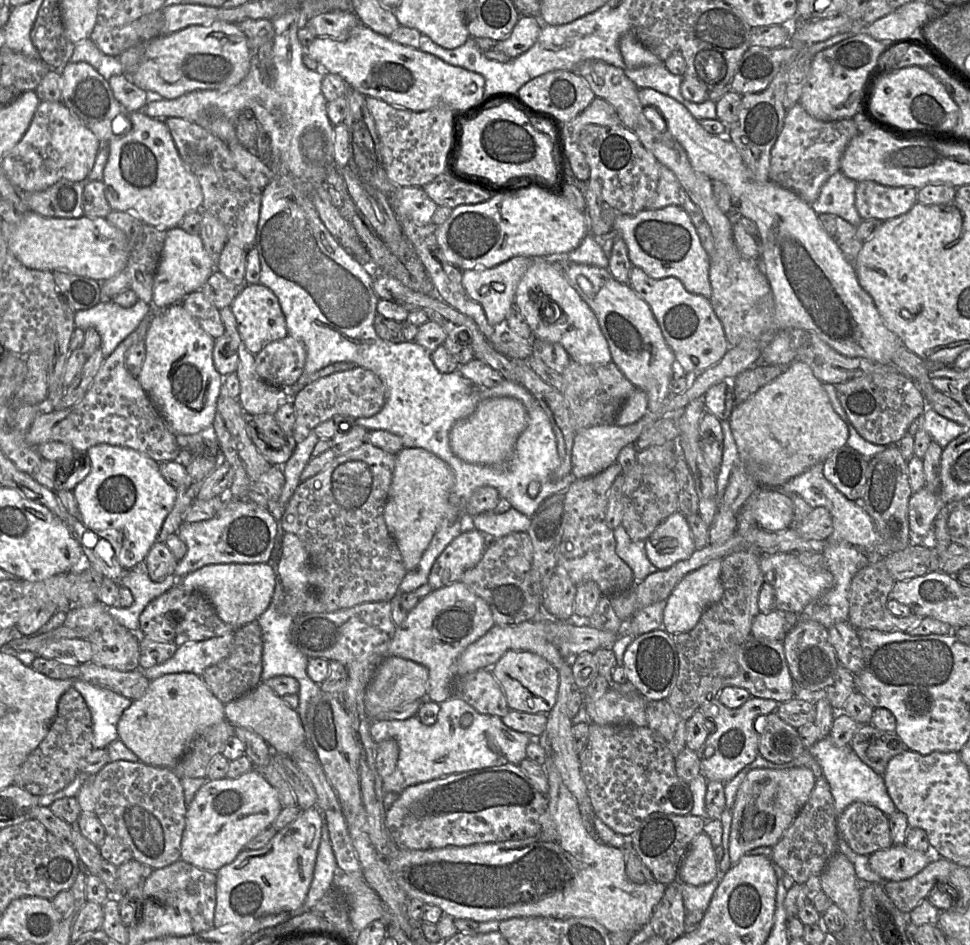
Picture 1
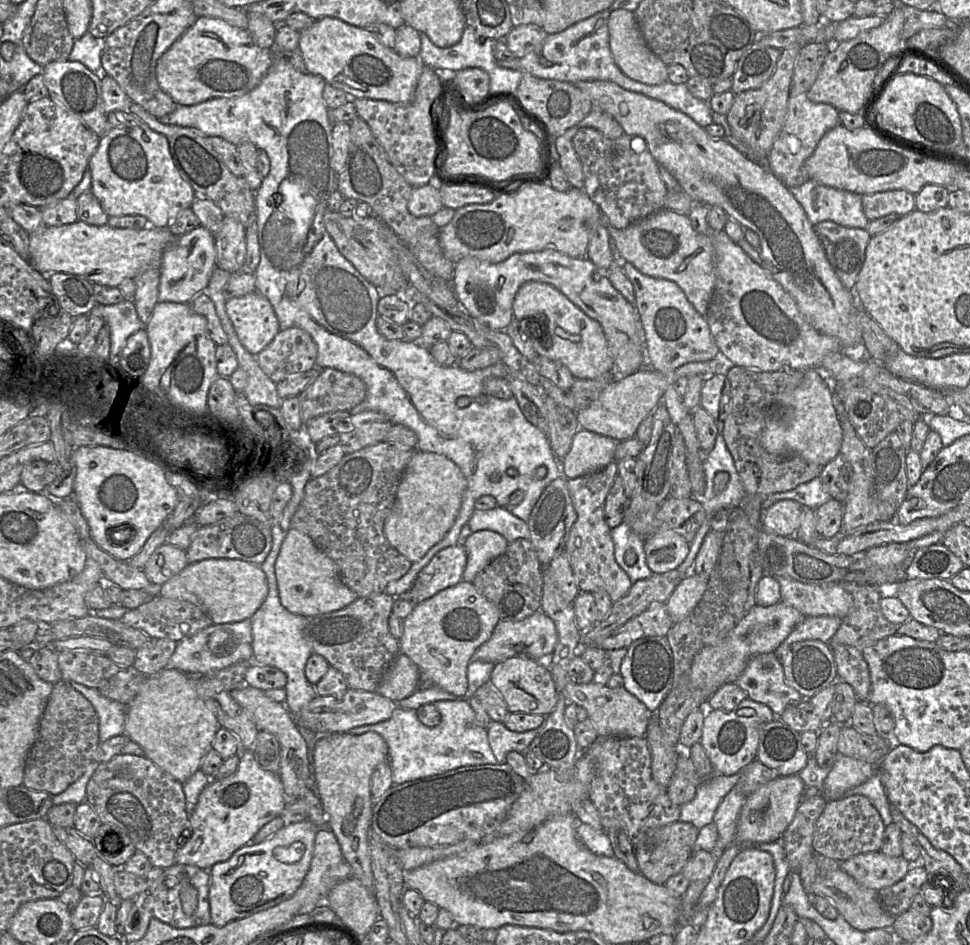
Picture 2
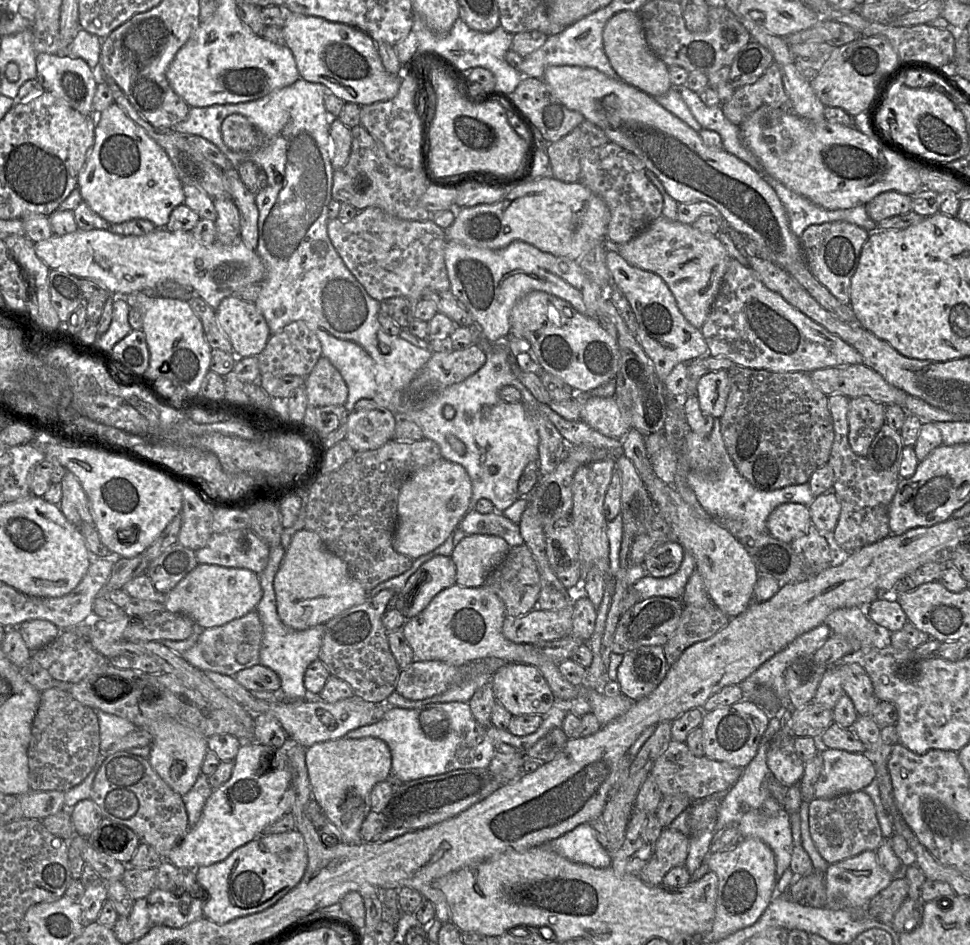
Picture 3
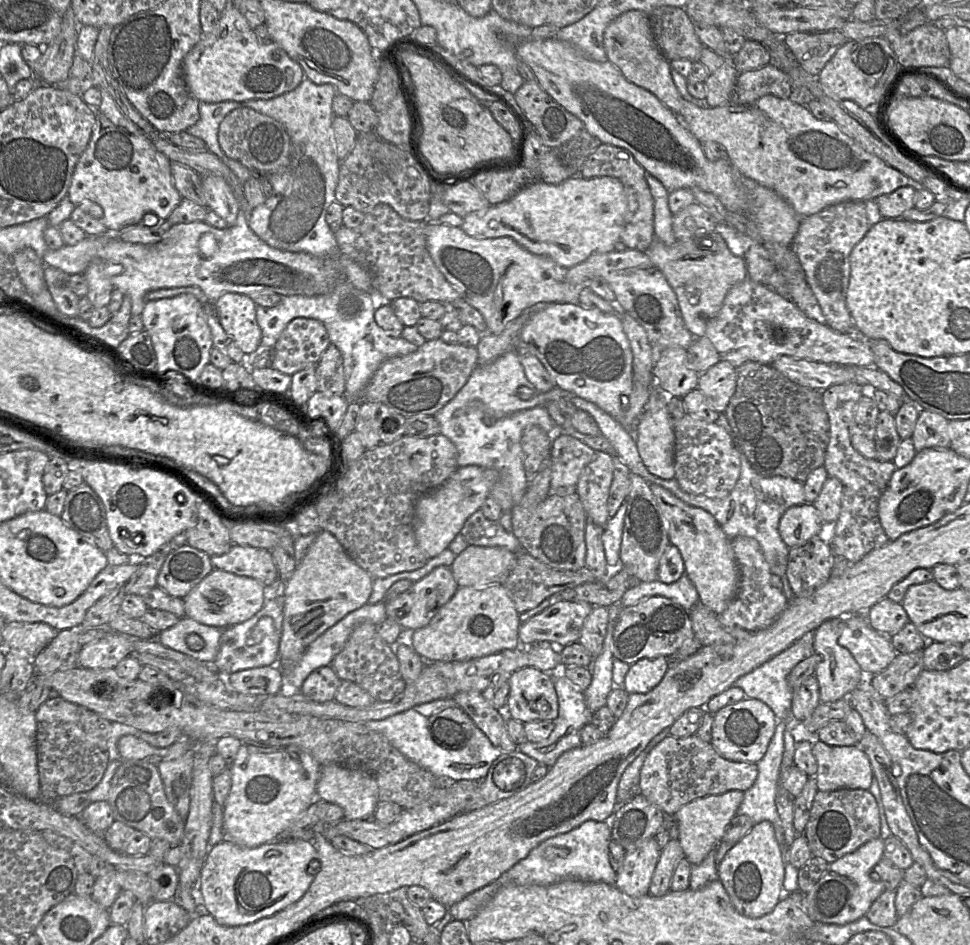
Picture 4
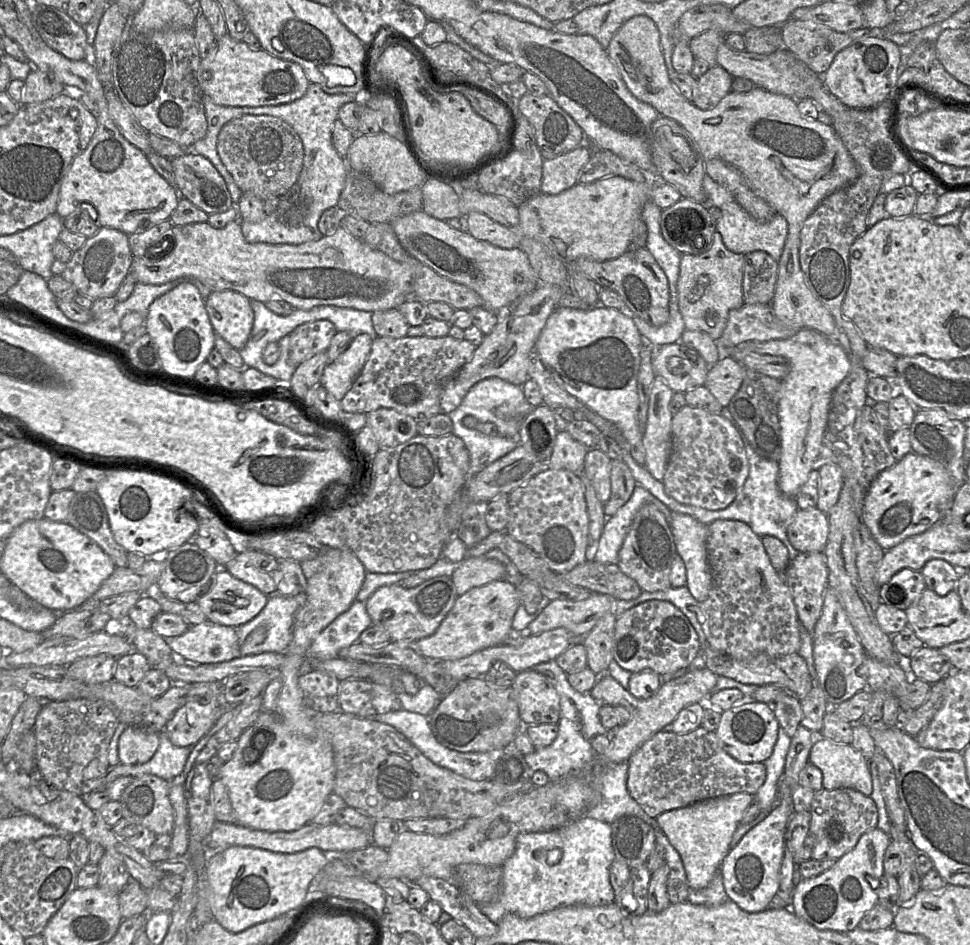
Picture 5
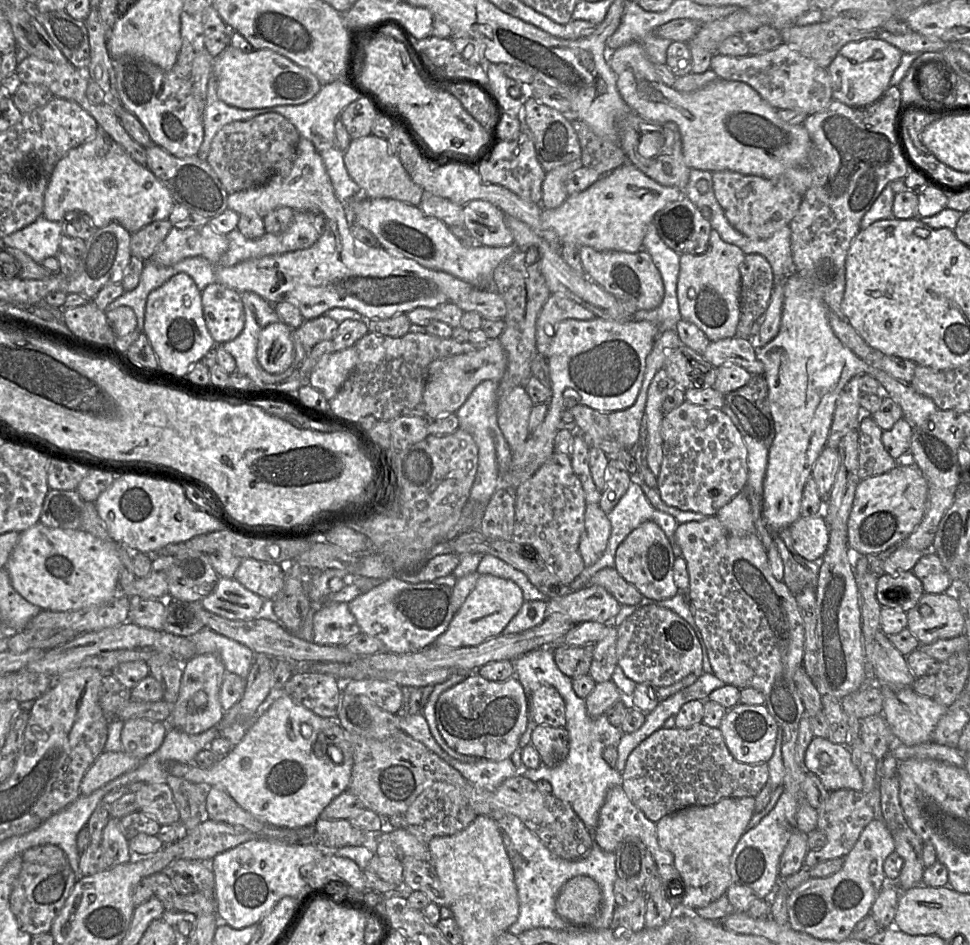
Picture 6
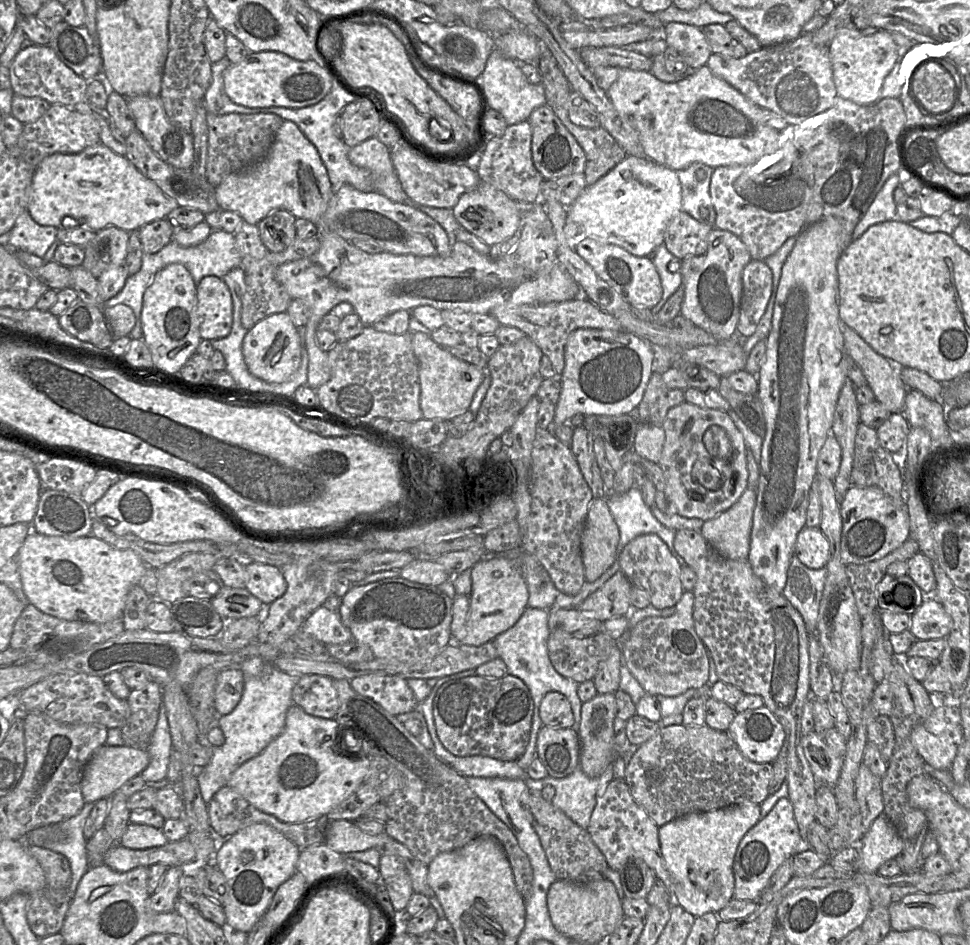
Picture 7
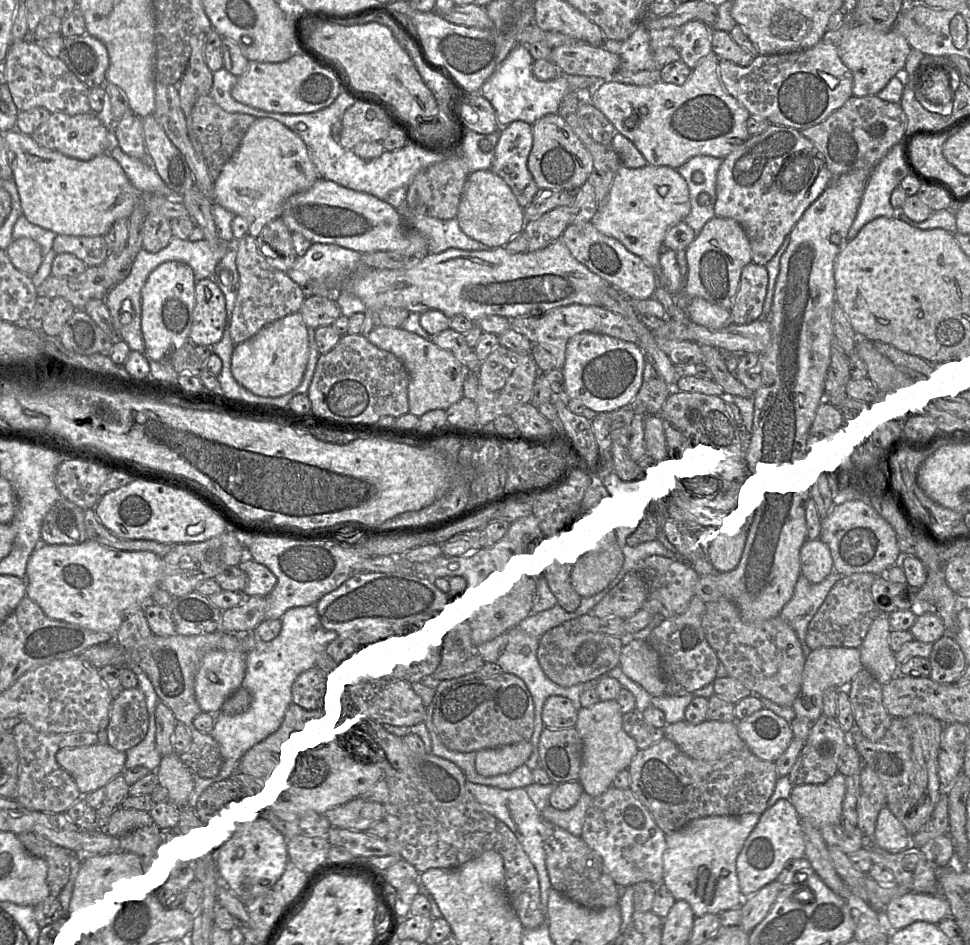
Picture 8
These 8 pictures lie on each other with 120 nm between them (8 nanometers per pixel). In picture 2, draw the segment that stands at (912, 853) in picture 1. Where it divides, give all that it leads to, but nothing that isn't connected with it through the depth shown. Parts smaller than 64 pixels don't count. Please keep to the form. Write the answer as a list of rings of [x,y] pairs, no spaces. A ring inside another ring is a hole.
[[[870,851],[840,862],[839,869],[859,884],[878,891],[900,881],[911,866],[902,856],[890,857],[881,851]]]

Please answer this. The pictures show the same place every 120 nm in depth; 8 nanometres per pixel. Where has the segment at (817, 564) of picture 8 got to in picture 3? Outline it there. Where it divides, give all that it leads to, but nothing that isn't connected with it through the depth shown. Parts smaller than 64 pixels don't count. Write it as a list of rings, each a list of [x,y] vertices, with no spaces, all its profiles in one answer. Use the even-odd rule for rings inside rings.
[[[800,503],[781,504],[767,518],[768,532],[786,543],[805,534],[811,525],[809,507]]]

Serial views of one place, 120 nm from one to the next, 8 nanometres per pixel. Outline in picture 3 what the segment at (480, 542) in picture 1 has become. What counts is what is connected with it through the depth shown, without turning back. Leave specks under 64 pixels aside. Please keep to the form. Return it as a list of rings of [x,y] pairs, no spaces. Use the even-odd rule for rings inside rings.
[[[434,556],[409,577],[403,589],[390,600],[388,609],[399,610],[408,620],[422,612],[438,593],[454,584],[456,584],[456,566],[451,556]]]

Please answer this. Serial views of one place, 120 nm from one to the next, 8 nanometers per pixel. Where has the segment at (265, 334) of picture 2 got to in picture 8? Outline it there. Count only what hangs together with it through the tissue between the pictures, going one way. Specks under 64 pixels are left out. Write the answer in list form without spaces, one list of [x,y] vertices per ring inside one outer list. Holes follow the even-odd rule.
[[[211,279],[197,281],[189,341],[195,346],[214,345],[222,338],[225,323],[226,302],[223,292]]]

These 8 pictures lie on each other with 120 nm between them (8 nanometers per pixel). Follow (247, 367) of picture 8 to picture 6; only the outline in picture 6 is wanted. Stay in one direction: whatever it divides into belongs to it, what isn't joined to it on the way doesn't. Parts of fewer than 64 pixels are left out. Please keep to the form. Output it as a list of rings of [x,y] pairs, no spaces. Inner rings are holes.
[[[282,320],[266,326],[259,334],[256,356],[270,374],[286,371],[293,362],[294,345],[291,328]]]

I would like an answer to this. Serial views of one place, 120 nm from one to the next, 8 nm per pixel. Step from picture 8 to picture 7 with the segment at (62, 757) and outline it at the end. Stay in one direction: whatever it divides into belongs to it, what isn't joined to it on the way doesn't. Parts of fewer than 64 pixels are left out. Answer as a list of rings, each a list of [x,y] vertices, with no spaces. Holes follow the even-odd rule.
[[[104,745],[97,749],[84,768],[81,790],[85,803],[109,799],[130,779],[140,776],[150,762],[146,749]]]

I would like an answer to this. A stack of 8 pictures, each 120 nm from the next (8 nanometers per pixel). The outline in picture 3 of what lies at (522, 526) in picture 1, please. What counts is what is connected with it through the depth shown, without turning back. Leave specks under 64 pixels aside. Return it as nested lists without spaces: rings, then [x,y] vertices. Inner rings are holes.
[[[475,509],[469,510],[458,526],[467,535],[486,534],[503,538],[512,548],[522,545],[524,540],[520,534],[519,525],[505,517],[503,513],[493,511],[481,514]]]

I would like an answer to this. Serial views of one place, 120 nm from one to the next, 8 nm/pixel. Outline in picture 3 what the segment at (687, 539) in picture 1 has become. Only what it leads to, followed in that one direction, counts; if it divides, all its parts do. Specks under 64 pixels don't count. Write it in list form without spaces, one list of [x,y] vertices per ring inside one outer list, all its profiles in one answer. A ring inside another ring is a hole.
[[[665,542],[651,550],[644,560],[648,575],[660,578],[674,574],[684,558],[684,548],[679,542]]]

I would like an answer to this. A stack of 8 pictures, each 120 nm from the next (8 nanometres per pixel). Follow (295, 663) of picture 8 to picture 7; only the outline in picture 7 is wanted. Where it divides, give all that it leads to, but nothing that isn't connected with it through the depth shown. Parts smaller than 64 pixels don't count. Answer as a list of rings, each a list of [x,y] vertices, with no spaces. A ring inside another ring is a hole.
[[[324,606],[315,609],[303,622],[302,630],[322,644],[343,644],[353,639],[351,631],[342,623],[339,611],[332,612]],[[252,657],[242,662],[244,690],[234,710],[219,716],[216,725],[223,731],[225,743],[212,748],[209,764],[199,769],[197,780],[203,800],[208,804],[223,787],[228,786],[232,774],[245,762],[261,753],[285,727],[286,714],[293,703],[292,690],[299,677],[269,665],[263,659]]]

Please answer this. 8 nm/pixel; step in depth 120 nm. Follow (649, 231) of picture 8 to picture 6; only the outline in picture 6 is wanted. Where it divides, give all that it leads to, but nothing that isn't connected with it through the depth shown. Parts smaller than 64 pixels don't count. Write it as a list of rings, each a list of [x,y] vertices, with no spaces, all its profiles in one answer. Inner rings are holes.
[[[626,162],[603,175],[588,189],[568,196],[561,206],[543,209],[541,220],[556,232],[562,244],[589,246],[597,251],[636,253],[642,249],[647,227],[655,214],[682,196],[678,188],[661,185]]]

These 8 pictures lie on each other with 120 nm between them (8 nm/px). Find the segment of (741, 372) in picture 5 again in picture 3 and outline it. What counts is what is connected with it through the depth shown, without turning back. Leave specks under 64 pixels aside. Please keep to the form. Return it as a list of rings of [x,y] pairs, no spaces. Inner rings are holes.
[[[727,370],[709,371],[697,385],[697,397],[702,411],[714,419],[720,419],[725,411],[730,392]]]

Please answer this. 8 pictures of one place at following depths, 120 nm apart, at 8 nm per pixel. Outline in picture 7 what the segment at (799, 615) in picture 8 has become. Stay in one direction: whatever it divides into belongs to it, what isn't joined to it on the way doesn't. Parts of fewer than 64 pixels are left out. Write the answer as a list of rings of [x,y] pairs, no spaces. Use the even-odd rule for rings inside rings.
[[[795,554],[792,556],[787,570],[786,584],[782,594],[793,605],[793,607],[801,614],[805,623],[806,630],[808,632],[808,644],[809,644],[809,635],[812,633],[816,634],[816,625],[817,625],[817,618],[819,613],[819,606],[820,606],[820,601],[821,601],[826,577],[827,577],[827,569],[825,567],[821,569],[810,569],[806,567],[802,562],[800,562]]]

